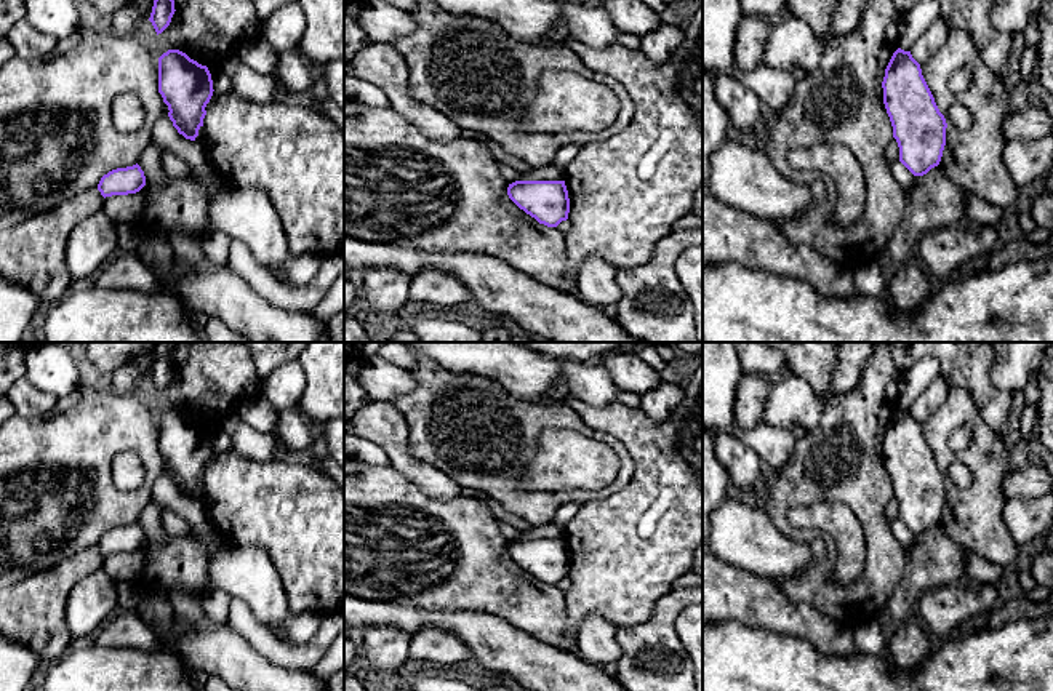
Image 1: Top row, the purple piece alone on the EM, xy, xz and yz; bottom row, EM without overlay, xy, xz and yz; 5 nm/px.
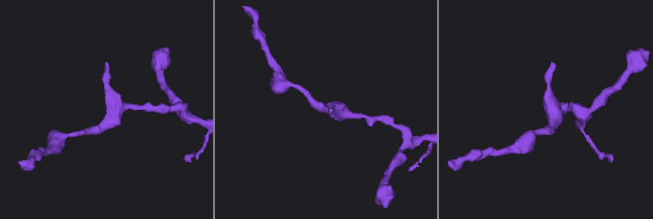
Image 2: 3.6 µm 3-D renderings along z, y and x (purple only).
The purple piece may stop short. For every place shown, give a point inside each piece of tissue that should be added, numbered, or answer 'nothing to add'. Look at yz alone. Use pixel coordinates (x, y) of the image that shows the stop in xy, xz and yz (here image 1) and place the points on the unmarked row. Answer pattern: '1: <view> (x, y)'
nothing to add

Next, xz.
nothing to add

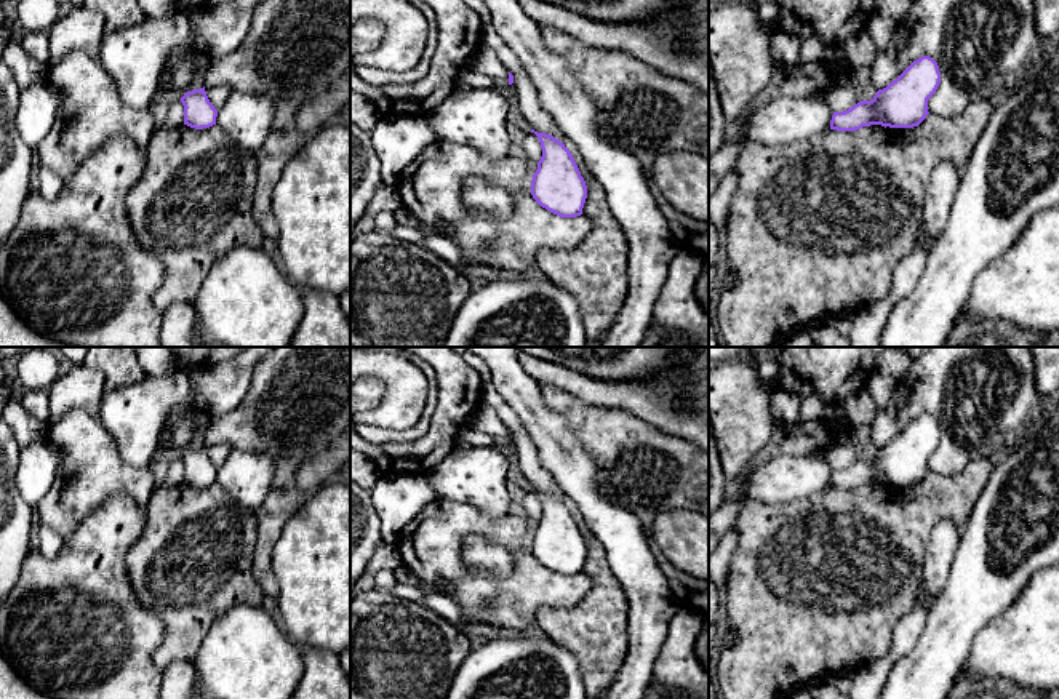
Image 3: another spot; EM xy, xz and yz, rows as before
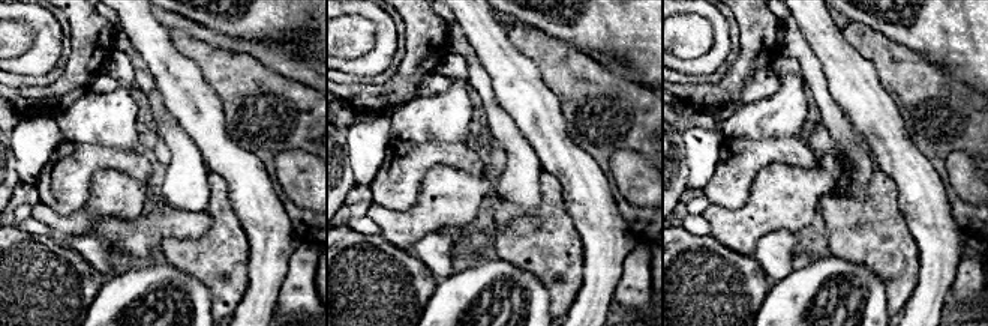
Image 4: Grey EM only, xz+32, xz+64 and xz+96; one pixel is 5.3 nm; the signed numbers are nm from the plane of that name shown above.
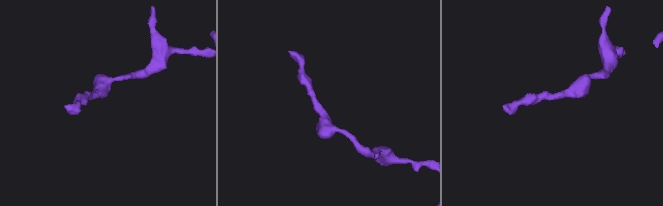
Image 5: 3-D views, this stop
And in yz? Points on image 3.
nothing to add

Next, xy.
nothing to add

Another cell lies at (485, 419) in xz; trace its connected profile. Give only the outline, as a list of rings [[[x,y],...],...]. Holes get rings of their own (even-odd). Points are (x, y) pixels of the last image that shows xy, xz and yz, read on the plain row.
[[[480,403],[474,414],[467,419],[467,425],[472,430],[480,430],[488,433],[496,445],[509,443],[509,430],[499,419],[496,411],[486,405]]]

